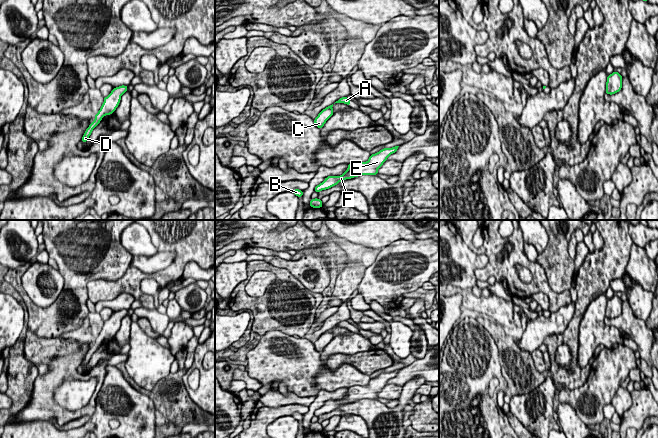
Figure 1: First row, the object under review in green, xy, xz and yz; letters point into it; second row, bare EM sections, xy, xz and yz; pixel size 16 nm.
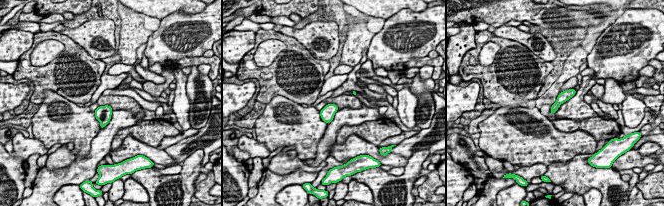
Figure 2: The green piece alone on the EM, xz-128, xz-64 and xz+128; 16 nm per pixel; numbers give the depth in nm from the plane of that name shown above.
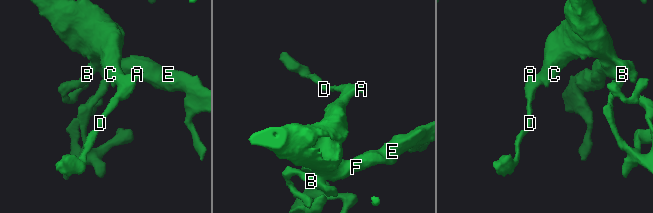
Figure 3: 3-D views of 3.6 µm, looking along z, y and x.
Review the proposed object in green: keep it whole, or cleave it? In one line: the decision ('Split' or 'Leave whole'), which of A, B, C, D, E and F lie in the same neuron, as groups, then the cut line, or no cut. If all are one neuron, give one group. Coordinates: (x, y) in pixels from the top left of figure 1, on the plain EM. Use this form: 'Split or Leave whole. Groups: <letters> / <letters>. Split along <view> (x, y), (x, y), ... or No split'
Leave whole. Groups: A B C D E F. No split

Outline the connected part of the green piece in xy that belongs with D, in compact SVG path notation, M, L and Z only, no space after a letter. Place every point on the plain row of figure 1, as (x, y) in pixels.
M125 309L115 311L107 321L104 321L104 326L99 336L95 338L94 345L86 353L81 363L83 367L85 367L88 364L93 353L101 346L101 343L105 339L110 339L115 336L115 333L118 331L120 327L122 318L127 316L127 313L128 313L128 310L125 310Z

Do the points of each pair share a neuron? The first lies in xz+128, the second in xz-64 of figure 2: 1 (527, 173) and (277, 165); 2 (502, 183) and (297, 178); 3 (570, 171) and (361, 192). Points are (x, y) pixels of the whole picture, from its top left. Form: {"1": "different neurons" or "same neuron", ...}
{"1": "same neuron", "2": "same neuron", "3": "different neurons"}

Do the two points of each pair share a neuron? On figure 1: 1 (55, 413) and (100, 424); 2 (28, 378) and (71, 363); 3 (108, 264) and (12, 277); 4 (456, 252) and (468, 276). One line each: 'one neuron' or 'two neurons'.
1: two neurons
2: two neurons
3: one neuron
4: one neuron

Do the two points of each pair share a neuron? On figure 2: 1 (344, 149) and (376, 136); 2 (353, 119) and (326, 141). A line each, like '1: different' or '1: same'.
1: different
2: same

